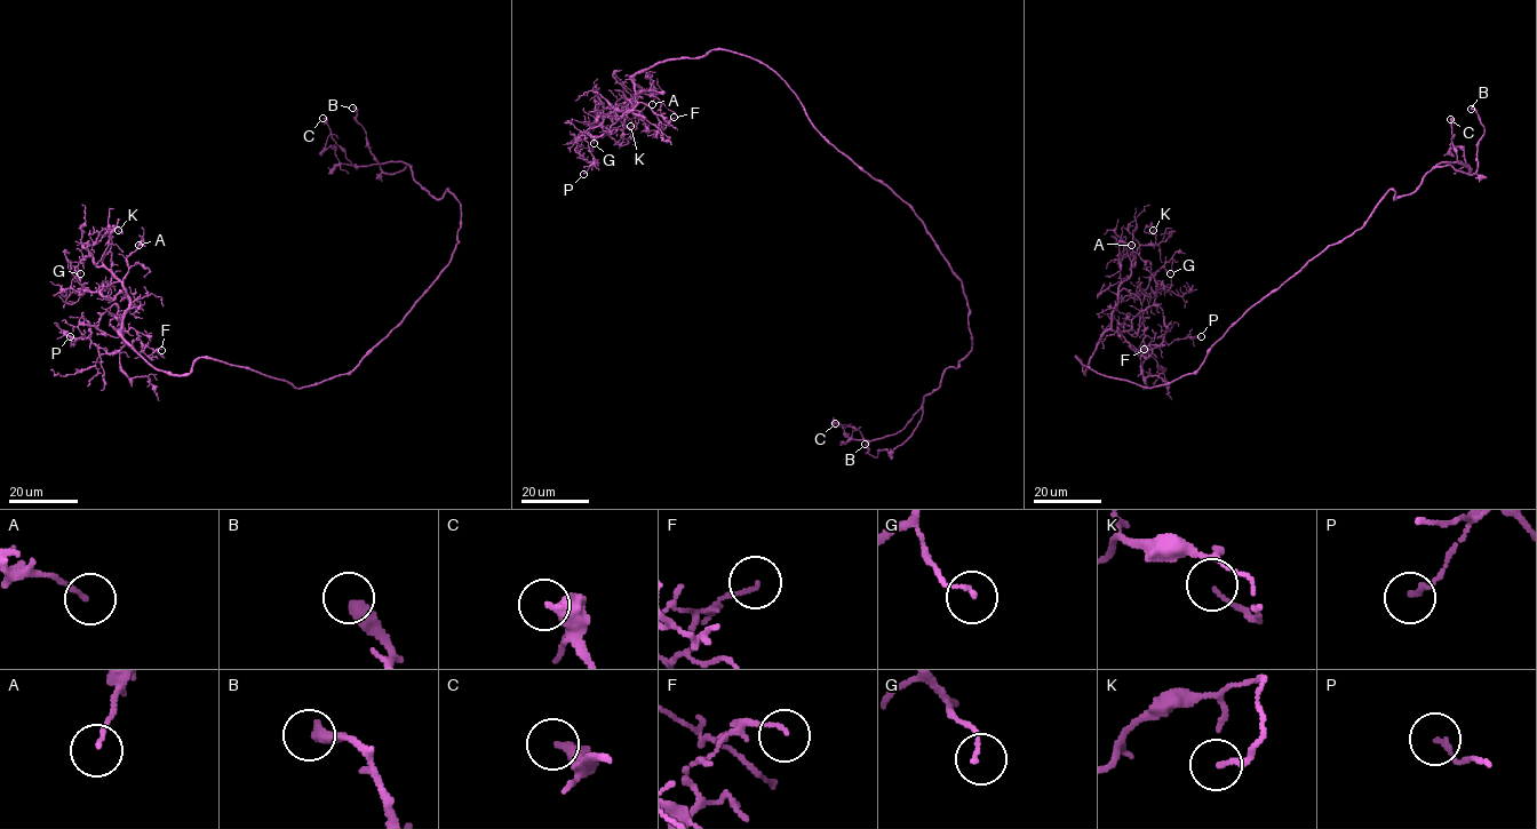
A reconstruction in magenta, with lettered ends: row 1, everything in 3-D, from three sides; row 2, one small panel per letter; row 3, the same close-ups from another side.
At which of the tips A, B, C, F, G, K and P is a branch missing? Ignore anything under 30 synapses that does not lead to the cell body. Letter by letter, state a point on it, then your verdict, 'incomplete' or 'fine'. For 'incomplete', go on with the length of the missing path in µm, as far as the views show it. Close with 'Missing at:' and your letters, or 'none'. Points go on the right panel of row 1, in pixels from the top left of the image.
A: place (1131, 245); fine
B: place (1471, 109); incomplete; missing 10 µm
C: place (1450, 119); fine
F: place (1144, 349); fine
G: place (1170, 273); incomplete; missing 20 µm
K: place (1153, 230); fine
P: place (1201, 336); fine
Missing at: B, G

